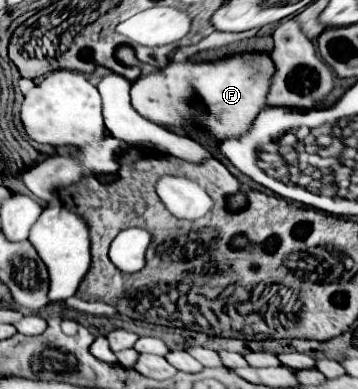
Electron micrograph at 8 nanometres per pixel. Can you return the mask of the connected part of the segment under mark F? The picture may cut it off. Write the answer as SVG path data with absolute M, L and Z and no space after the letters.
M263 57L255 67L247 67L241 61L231 61L227 65L171 61L165 69L155 71L147 77L139 77L131 87L131 101L141 117L157 125L183 129L193 117L189 101L193 97L199 97L199 101L209 111L201 117L201 125L207 129L211 139L223 141L231 135L241 135L251 125L251 119L255 119L255 115L263 109L263 99L269 91L273 73L275 65L269 57Z

